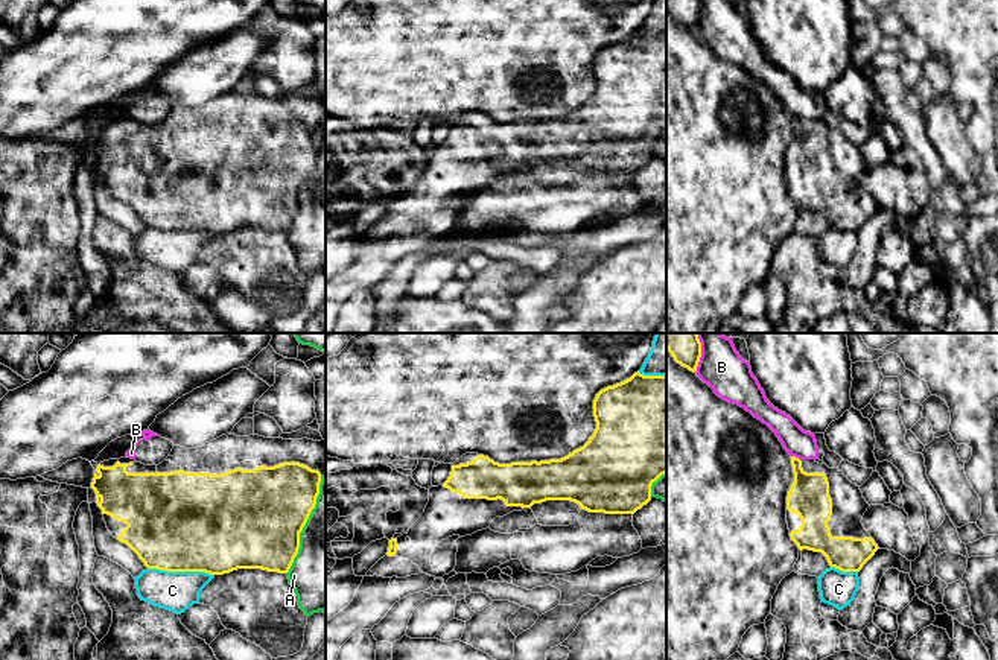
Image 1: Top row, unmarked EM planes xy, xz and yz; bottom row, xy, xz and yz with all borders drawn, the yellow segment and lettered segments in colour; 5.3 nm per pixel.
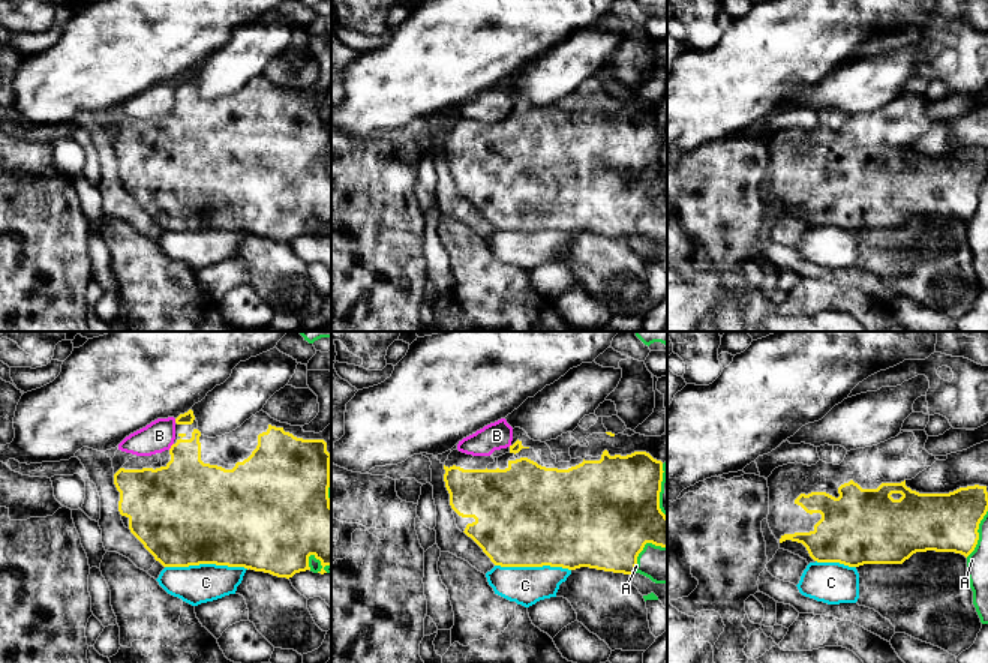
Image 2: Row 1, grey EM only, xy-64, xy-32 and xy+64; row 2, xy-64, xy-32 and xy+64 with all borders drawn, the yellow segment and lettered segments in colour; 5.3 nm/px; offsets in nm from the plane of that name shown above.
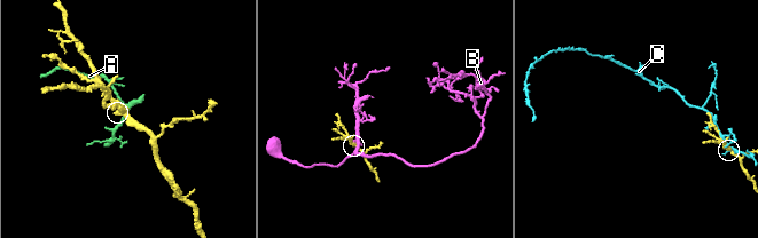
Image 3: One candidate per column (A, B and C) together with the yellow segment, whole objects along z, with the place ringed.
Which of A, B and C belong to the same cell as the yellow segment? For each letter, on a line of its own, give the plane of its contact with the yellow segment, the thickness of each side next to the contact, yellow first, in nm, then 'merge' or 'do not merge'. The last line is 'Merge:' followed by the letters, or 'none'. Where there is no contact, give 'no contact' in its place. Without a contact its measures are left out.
A: meets yellow in xy; 480 nm thick on the yellow side, 320 nm on the other; do not merge
B: meets yellow in yz; 220 nm thick on the yellow side, 150 nm on the other; do not merge
C: meets yellow in xy; 500 nm thick on the yellow side, 200 nm on the other; do not merge
Merge: none

